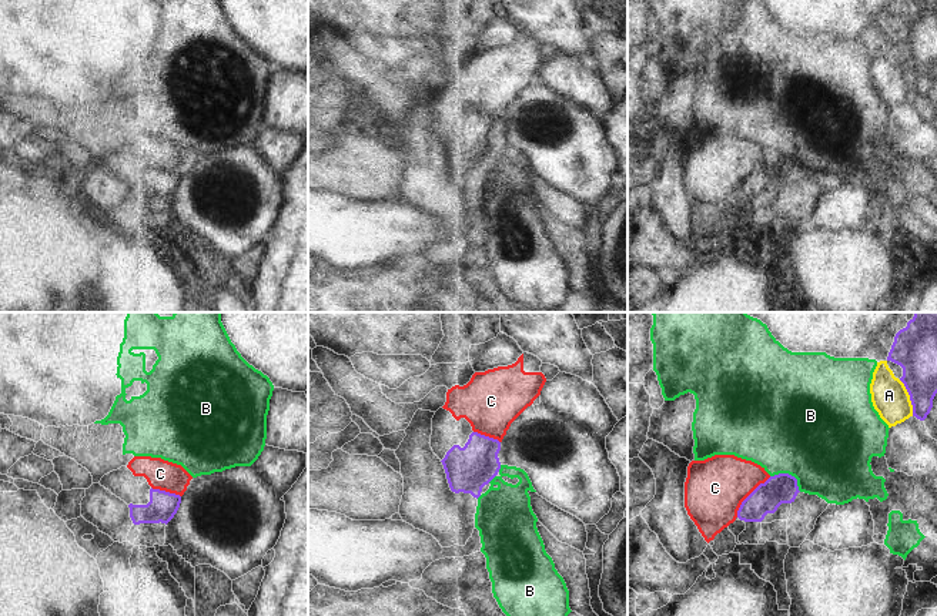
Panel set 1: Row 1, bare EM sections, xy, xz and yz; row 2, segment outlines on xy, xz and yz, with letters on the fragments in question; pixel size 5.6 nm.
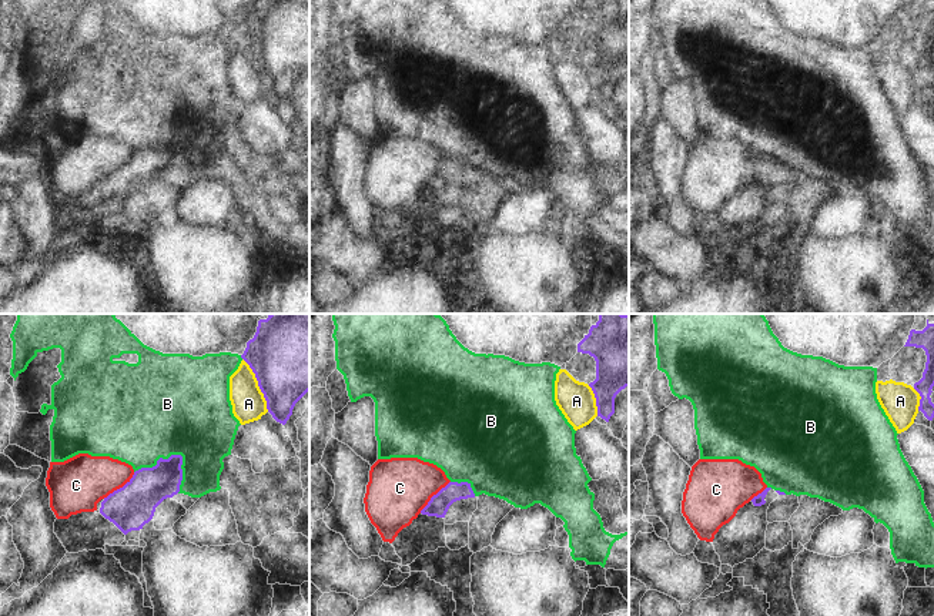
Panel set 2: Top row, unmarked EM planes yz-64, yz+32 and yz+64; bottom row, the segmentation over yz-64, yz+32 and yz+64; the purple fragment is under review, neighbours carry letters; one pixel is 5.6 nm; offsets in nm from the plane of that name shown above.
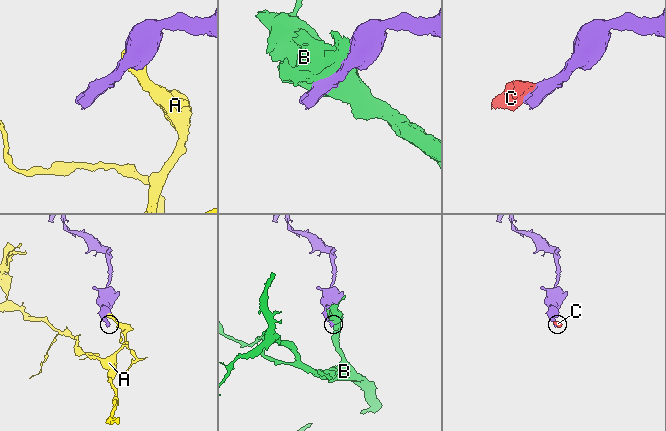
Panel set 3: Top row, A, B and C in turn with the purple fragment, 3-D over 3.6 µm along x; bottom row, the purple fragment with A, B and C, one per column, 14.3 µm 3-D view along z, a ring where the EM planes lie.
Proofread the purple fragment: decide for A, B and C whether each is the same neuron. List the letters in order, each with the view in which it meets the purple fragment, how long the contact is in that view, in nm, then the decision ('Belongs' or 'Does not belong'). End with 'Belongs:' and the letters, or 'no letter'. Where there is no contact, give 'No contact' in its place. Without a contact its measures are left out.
A: Touches purple in yz. Shared border 220 nm. Does not belong
B: Touches purple in yz. Shared border 200 nm. Does not belong
C: Touches purple in yz. Shared border 300 nm. Does not belong
Belongs: no letter.

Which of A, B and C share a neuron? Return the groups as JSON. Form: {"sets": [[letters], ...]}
{"sets": [["A"], ["B"], ["C"]]}

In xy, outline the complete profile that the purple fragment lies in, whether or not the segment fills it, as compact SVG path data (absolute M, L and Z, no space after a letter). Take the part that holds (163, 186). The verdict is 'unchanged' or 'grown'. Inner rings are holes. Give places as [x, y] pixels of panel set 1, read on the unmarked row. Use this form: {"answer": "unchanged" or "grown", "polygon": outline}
{"answer": "grown", "polygon": "M151 168L147 185L128 185L133 207L127 222L134 227L164 227L165 207L177 194L180 184L180 175Z"}

